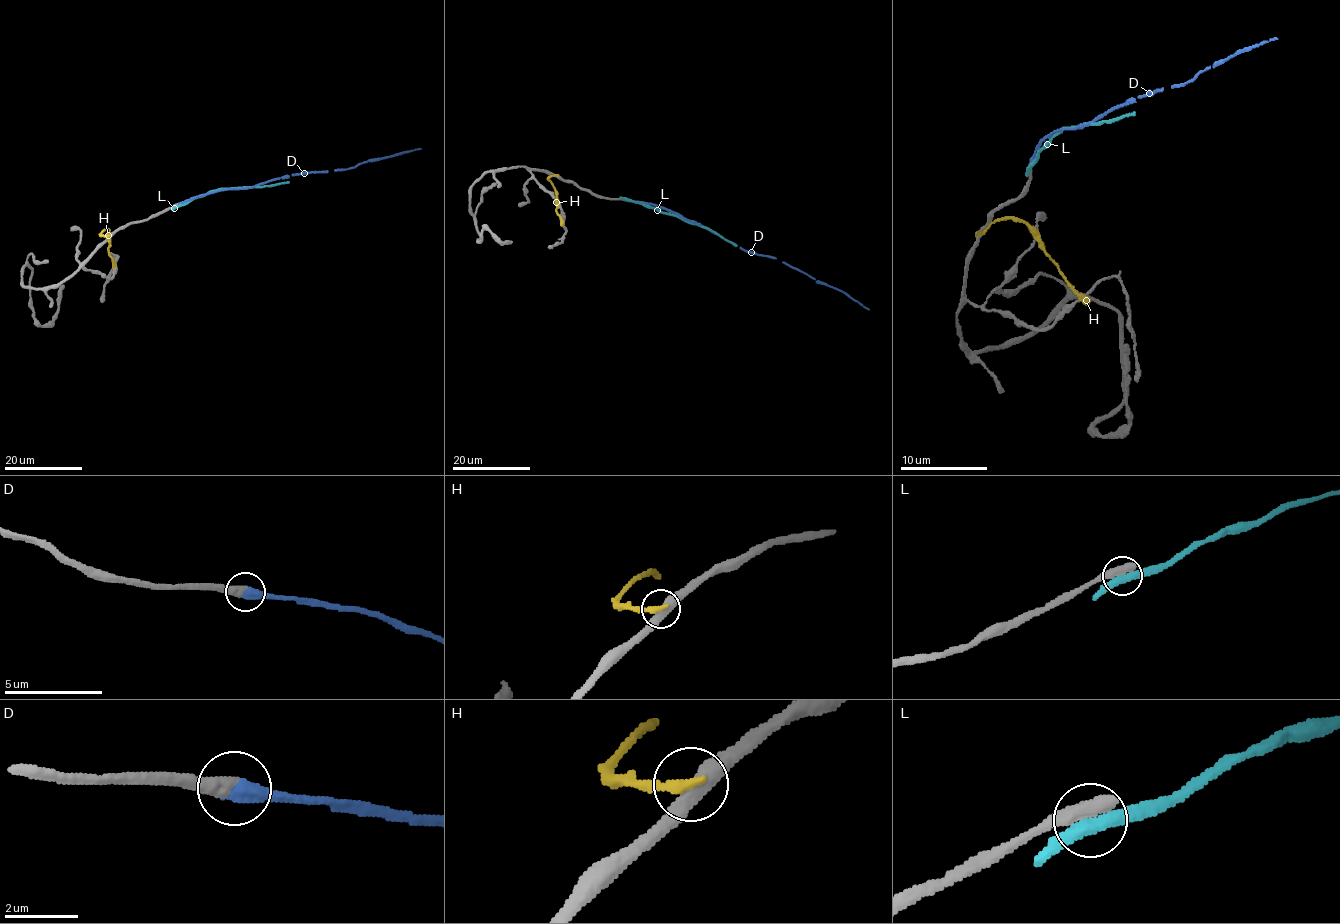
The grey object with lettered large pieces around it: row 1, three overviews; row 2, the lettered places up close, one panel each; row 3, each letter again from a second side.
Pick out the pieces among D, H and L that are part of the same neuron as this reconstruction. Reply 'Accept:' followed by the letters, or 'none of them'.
Accept: D

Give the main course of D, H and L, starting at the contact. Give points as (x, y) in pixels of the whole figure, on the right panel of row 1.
D: (1031, 161), (1036, 148), (1053, 131), (1075, 129), (1123, 102), (1186, 83), (1239, 50), (1278, 39)
H: (977, 233), (1005, 218), (1023, 222), (1069, 285), (1088, 305)
L: (1031, 166), (1040, 150), (1062, 129), (1095, 124), (1134, 113)

